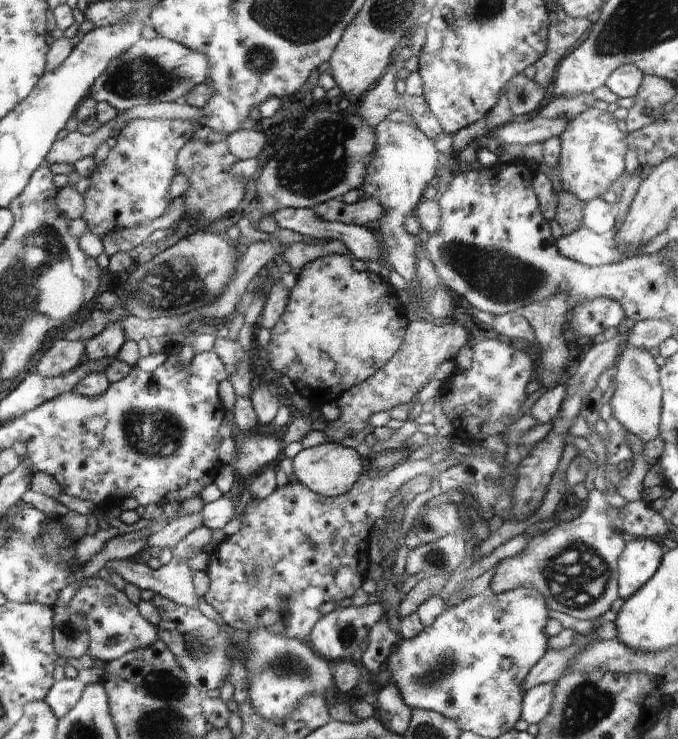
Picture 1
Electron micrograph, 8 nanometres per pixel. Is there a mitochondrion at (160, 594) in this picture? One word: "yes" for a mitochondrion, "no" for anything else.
no

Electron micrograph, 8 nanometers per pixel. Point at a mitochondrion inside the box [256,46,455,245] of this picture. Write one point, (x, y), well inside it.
(317, 160)

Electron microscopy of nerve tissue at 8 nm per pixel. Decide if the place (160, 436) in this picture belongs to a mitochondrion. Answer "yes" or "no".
yes

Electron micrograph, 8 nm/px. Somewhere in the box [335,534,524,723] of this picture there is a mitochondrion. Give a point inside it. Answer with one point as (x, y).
(446, 663)

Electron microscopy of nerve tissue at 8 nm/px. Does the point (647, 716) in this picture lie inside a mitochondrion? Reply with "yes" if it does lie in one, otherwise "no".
no

